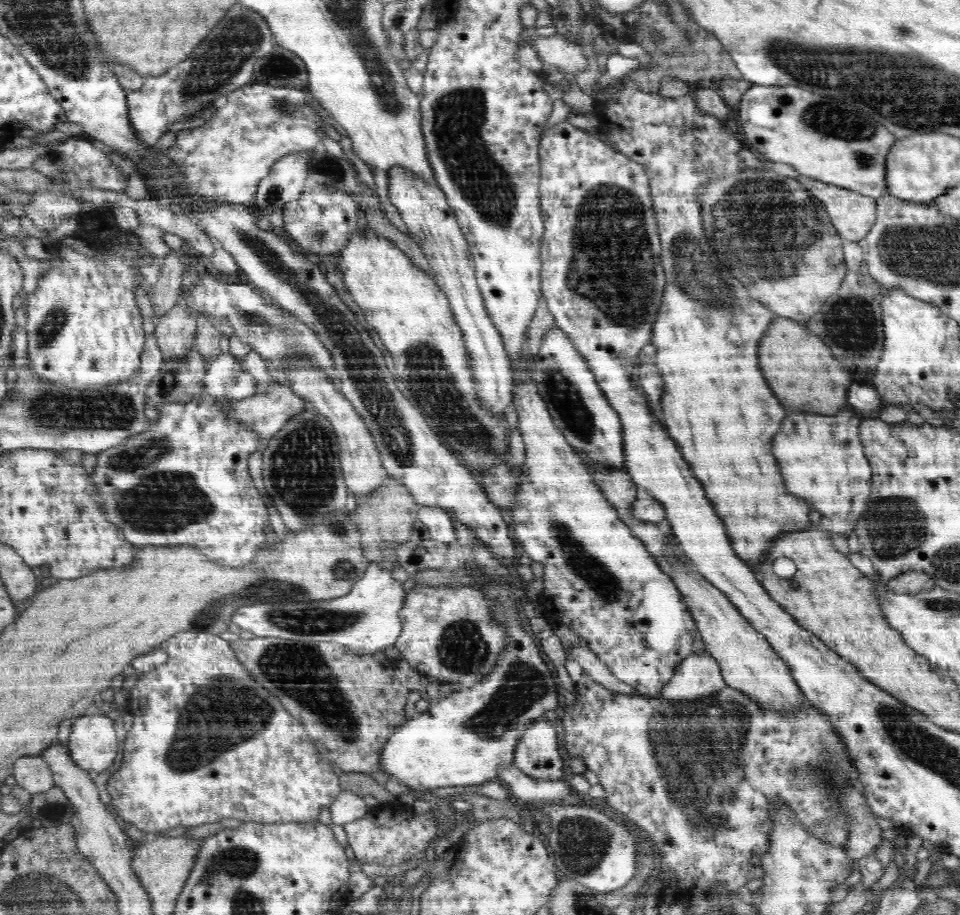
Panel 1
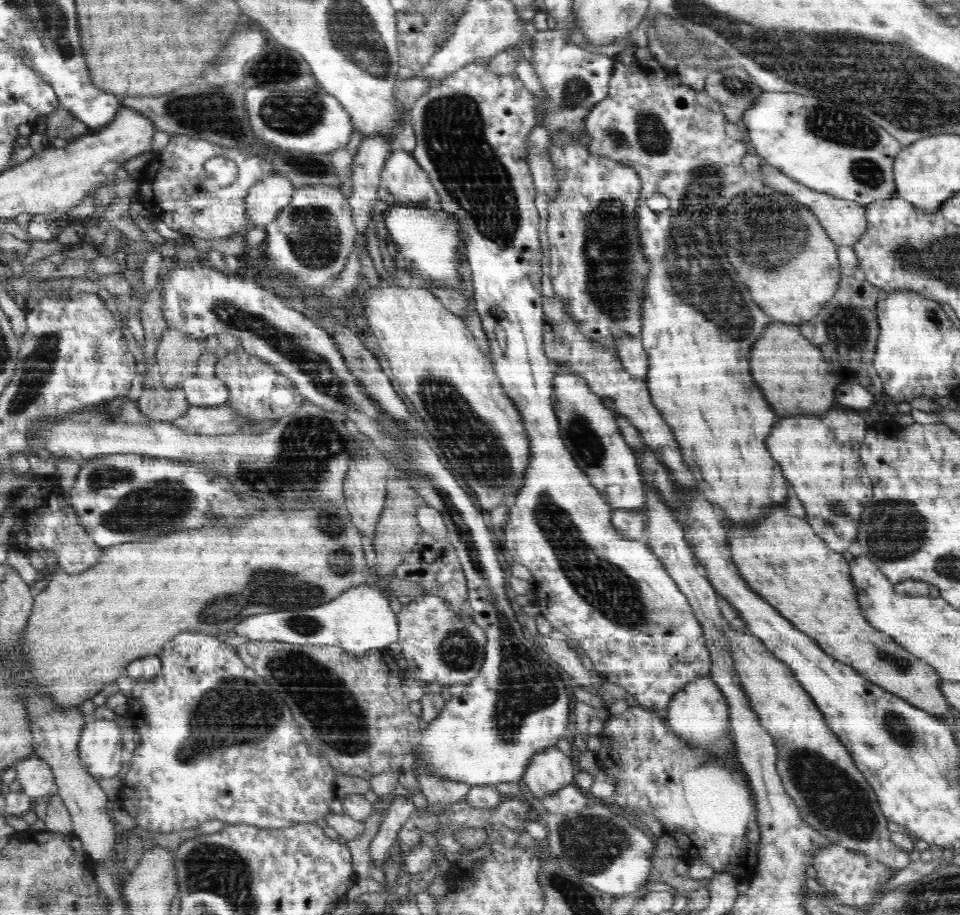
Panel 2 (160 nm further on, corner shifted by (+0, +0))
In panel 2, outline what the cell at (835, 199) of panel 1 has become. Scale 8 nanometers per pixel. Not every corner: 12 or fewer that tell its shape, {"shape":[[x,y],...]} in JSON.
{"shape":[[760,167],[760,185],[788,194],[820,221],[834,244],[867,229],[864,204],[836,198]]}

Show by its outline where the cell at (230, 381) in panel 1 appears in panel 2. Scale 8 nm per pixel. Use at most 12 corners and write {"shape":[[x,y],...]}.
{"shape":[[192,375],[180,384],[190,407],[228,402],[228,388],[214,376]]}

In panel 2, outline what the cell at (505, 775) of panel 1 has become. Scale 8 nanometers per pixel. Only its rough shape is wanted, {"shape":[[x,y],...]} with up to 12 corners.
{"shape":[[572,784],[539,801],[552,814],[584,810],[592,798]]}

